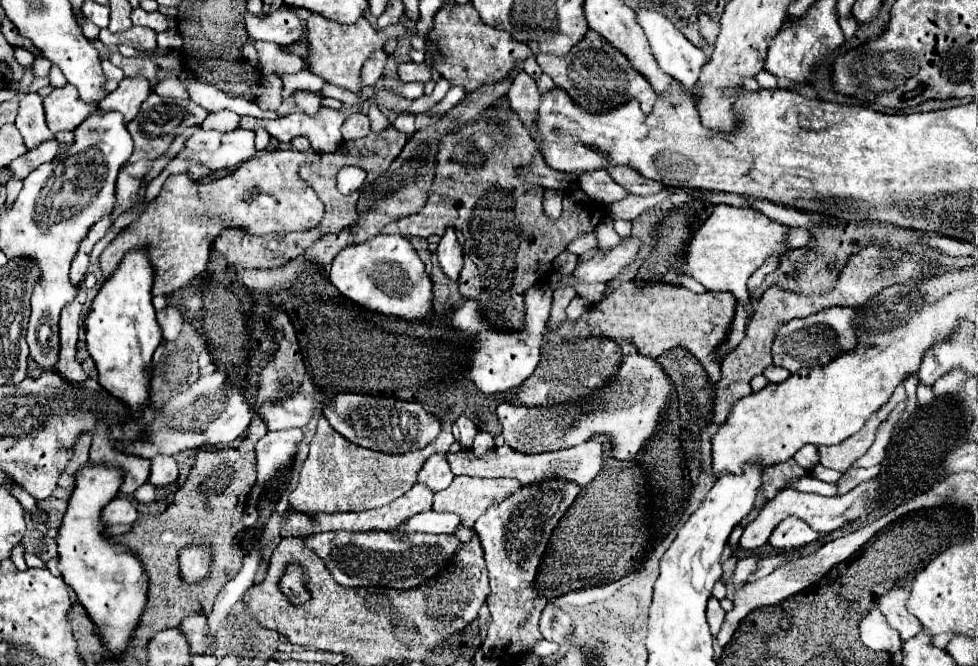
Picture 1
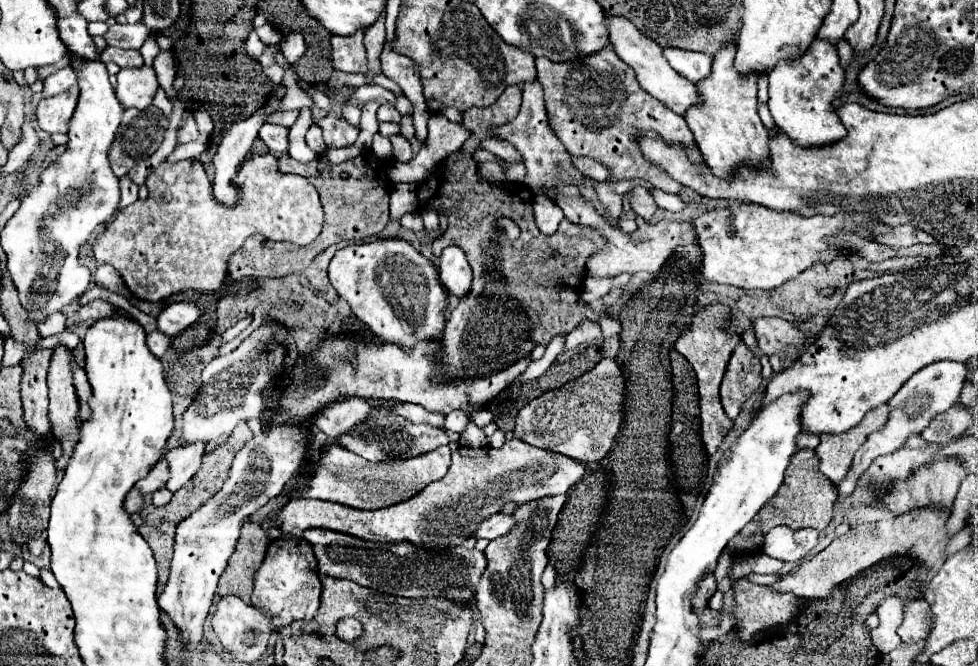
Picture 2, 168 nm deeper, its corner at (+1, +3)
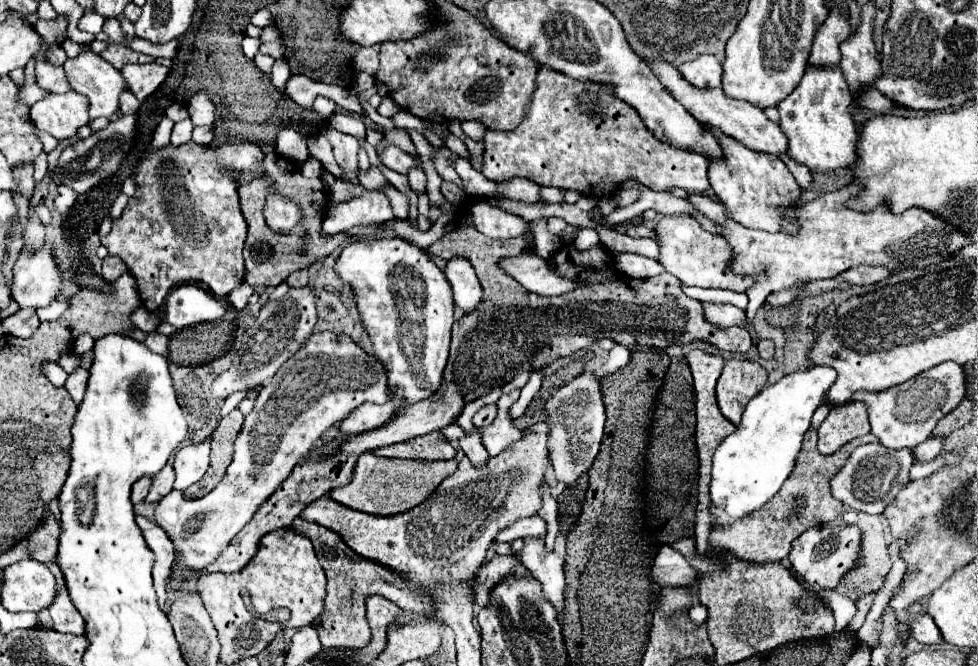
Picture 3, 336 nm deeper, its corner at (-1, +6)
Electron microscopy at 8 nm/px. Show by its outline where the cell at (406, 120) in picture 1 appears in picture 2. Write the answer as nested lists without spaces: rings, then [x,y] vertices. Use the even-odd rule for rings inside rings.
[[[394,135],[392,139],[392,145],[394,145],[394,159],[400,161],[400,163],[408,163],[412,159],[412,149],[410,149],[410,141],[400,137],[400,135]]]

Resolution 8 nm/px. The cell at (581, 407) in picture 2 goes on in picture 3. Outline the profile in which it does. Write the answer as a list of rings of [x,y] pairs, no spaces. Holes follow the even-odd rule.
[[[582,372],[580,376],[576,376],[574,380],[564,384],[562,388],[558,388],[556,394],[546,402],[546,424],[550,426],[548,454],[552,460],[552,468],[556,472],[556,478],[564,484],[576,482],[580,478],[580,474],[584,474],[592,466],[594,458],[600,452],[600,444],[604,438],[604,424],[606,424],[606,408],[604,408],[600,386],[602,384],[600,384],[600,380],[596,380],[594,372]]]

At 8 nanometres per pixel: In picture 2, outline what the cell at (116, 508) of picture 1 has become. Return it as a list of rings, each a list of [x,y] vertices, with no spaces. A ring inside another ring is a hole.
[[[132,489],[128,495],[126,495],[126,501],[124,501],[124,507],[128,513],[138,513],[144,505],[144,499],[142,499],[142,493],[138,489]]]

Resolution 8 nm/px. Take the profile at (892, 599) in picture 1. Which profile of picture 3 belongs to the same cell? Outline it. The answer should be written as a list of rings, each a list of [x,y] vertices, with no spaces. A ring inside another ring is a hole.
[[[928,614],[916,616],[908,624],[908,634],[914,636],[916,642],[920,642],[920,644],[938,644],[942,640],[942,634],[938,632],[938,626],[936,626],[934,618],[930,618]]]

